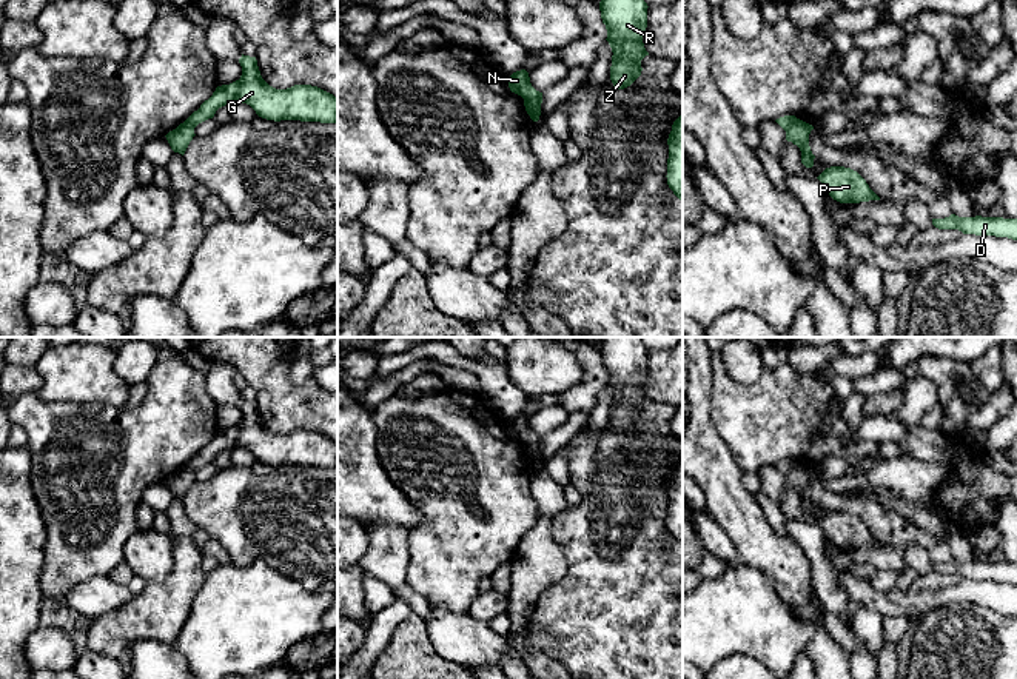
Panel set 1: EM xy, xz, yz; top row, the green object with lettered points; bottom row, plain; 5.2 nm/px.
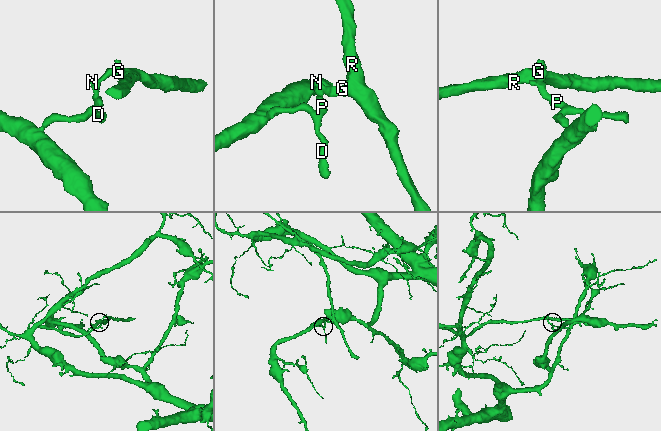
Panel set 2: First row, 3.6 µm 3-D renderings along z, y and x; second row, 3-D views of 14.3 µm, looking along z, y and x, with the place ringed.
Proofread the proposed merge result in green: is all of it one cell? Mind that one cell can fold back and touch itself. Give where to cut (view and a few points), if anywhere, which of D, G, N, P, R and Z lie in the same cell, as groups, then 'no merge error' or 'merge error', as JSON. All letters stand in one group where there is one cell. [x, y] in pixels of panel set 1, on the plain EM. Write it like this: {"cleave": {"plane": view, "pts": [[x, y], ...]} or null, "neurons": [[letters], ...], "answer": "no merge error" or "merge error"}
{"cleave": {"plane": "xz", "pts": [[524, 442], [532, 442], [540, 448]]}, "neurons": [["D", "P"], ["G", "N", "R", "Z"]], "answer": "merge error"}

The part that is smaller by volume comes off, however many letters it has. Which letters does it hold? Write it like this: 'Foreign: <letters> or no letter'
Foreign: G, N, R, Z

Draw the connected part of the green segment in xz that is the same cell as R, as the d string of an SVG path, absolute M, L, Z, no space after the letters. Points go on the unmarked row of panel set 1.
M602 337L599 356L613 397L610 425L618 434L641 420L641 405L649 400L643 388L647 353L641 337Z

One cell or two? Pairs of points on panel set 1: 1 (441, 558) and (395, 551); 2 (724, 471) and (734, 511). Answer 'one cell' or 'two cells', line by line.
1: two cells
2: one cell

